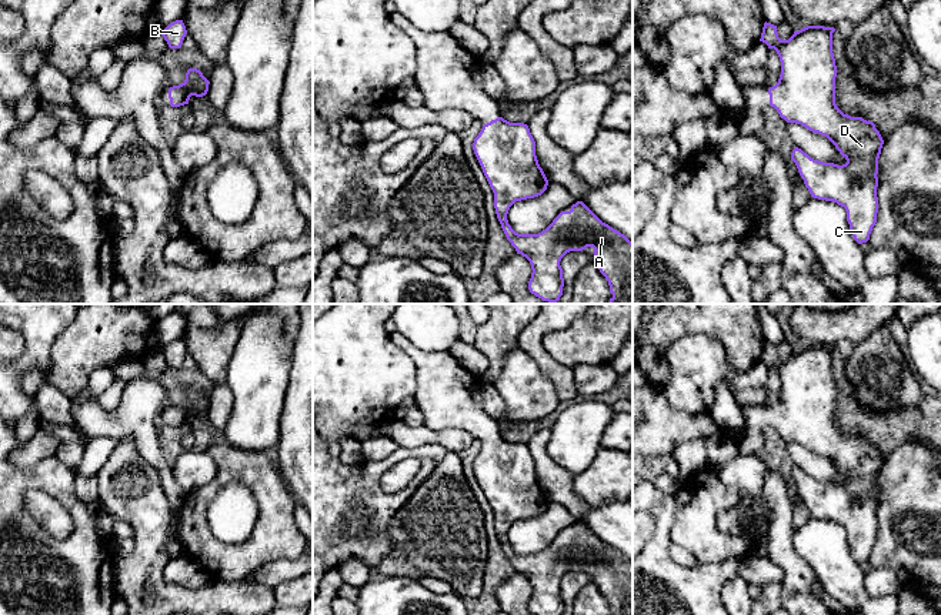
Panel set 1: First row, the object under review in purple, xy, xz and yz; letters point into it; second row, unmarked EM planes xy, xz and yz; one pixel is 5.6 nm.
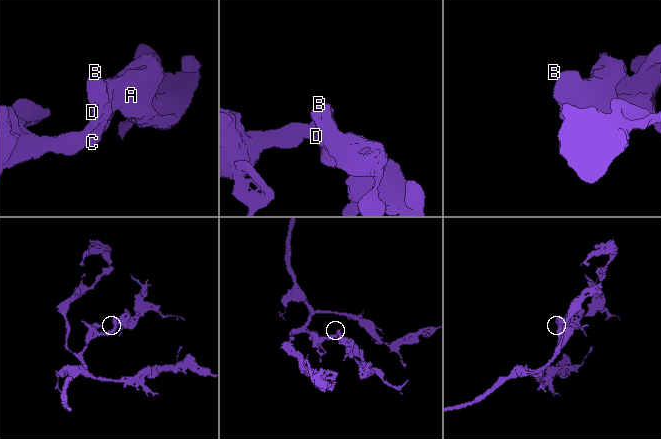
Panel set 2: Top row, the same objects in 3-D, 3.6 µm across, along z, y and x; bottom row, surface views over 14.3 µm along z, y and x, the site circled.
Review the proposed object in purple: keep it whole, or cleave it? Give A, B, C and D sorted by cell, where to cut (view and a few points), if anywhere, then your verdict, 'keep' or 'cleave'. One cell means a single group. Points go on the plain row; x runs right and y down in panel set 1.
groups A B C D; cut none; keep

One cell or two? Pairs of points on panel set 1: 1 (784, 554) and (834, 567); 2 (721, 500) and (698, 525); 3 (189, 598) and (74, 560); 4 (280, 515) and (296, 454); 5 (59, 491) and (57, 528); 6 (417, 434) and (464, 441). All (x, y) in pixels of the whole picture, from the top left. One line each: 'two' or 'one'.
1: two
2: one
3: two
4: two
5: two
6: one

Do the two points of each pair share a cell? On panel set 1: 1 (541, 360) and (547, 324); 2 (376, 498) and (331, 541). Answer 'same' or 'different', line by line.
1: same
2: same

